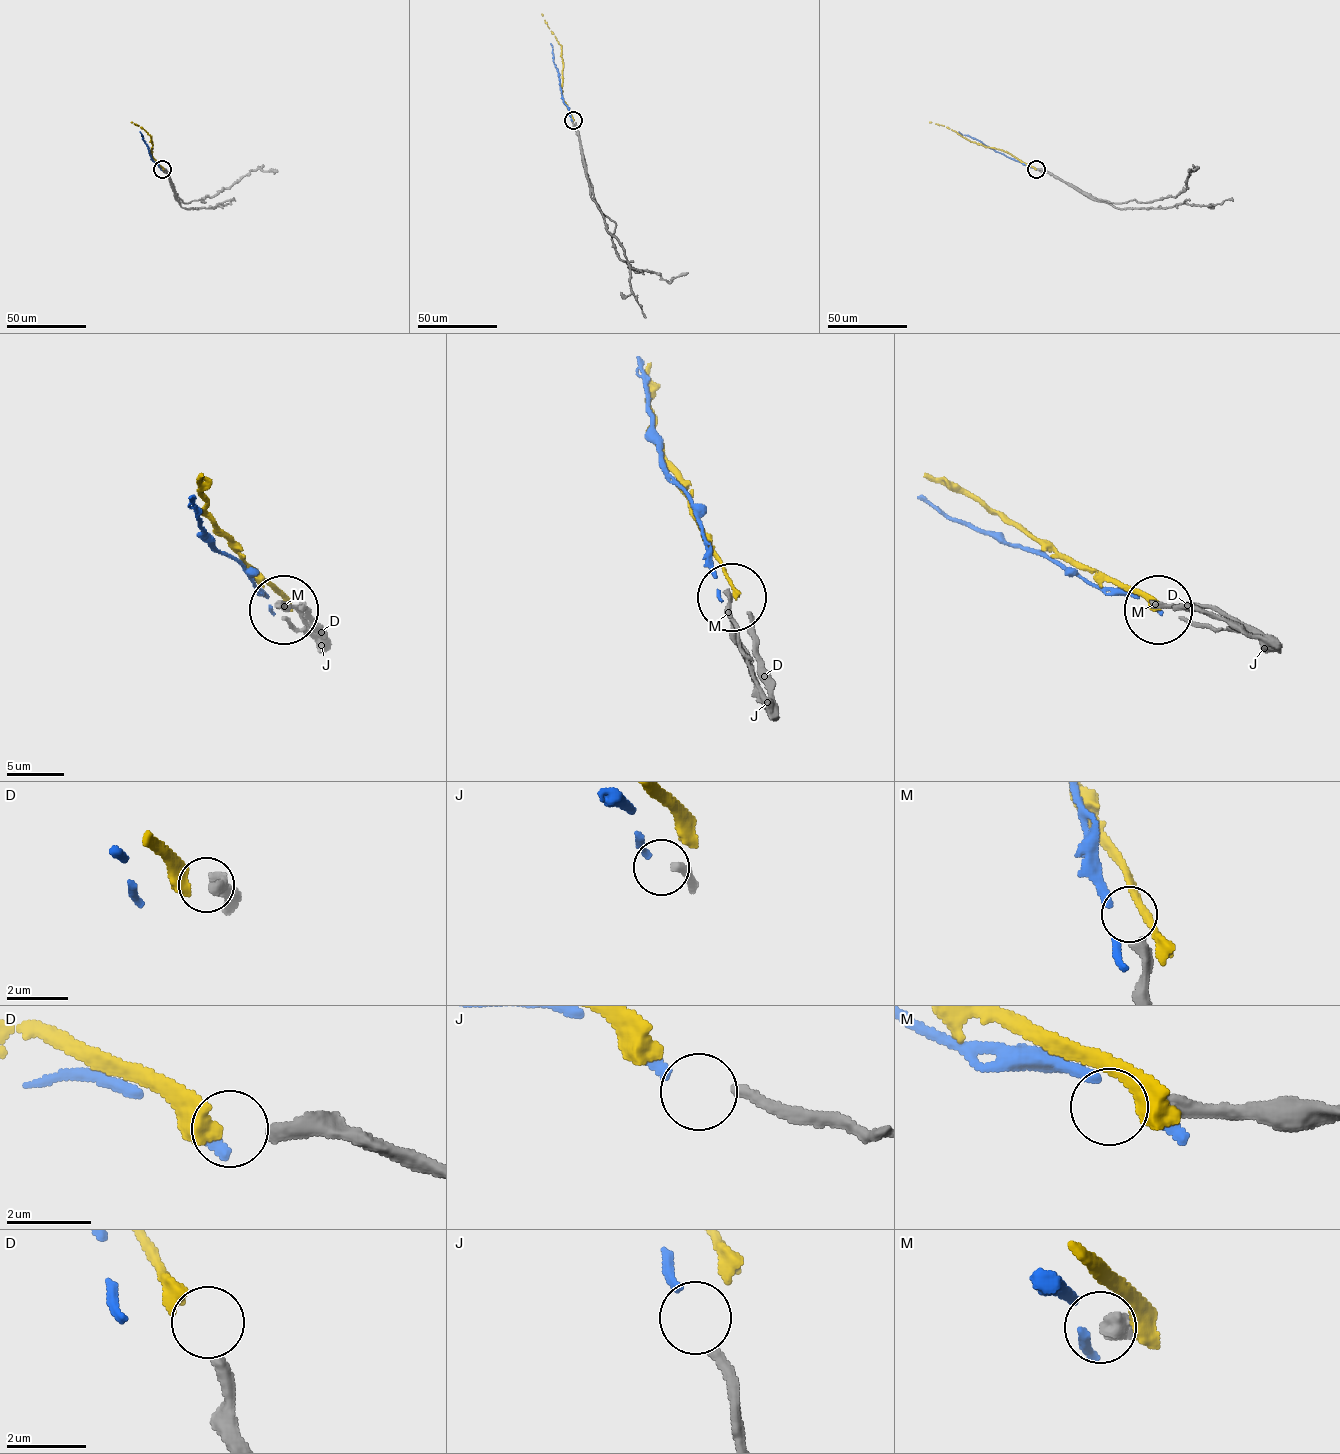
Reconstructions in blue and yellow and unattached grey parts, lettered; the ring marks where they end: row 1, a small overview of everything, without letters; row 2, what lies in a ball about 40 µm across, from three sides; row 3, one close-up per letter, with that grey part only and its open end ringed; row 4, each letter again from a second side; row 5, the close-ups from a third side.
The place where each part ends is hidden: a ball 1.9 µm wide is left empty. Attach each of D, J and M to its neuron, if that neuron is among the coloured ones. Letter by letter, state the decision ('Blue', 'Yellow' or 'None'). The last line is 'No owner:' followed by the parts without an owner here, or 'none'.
D: Yellow
J: Blue
M: None
No owner: M

